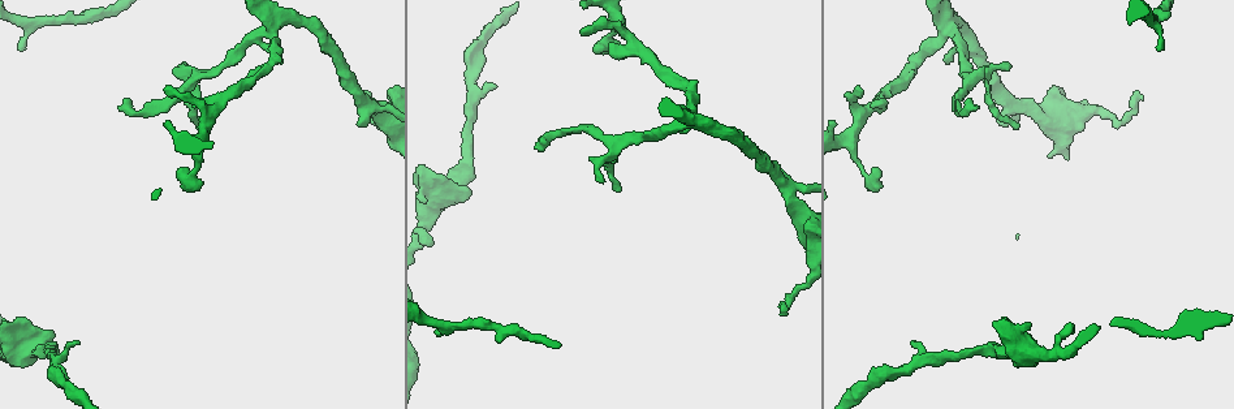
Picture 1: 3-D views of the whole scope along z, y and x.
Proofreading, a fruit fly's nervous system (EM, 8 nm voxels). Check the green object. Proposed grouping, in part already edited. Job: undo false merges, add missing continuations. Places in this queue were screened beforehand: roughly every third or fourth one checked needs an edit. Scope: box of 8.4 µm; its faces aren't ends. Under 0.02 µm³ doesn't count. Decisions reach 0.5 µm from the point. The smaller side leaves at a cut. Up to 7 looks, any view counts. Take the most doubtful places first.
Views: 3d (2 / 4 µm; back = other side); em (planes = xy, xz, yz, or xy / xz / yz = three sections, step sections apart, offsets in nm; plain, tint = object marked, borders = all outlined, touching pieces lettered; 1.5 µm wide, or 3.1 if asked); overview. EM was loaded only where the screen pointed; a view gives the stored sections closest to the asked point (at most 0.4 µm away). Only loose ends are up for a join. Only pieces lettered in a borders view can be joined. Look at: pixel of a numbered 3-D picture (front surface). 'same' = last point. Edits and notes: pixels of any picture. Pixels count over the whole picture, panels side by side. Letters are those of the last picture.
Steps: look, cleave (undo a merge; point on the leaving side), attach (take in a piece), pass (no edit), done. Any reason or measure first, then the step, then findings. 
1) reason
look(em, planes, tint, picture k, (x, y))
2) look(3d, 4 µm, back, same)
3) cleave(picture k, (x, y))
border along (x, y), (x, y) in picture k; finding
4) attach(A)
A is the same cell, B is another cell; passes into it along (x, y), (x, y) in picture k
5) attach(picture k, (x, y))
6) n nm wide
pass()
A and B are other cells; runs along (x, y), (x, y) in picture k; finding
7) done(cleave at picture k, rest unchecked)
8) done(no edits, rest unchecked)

branch stops here
look(em, xy, step 4, tint, picture 1, (495, 88))

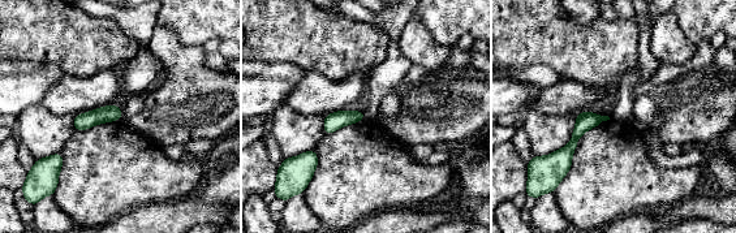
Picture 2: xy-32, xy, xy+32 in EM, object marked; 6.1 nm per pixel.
cut it another way
look(em, planes, borders, same)

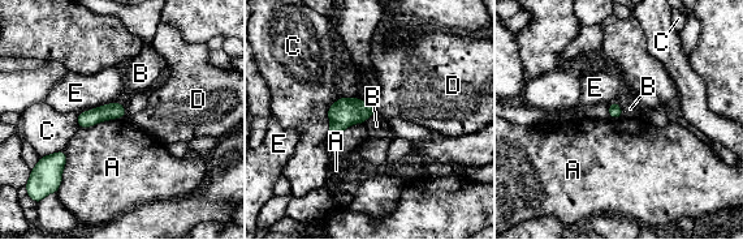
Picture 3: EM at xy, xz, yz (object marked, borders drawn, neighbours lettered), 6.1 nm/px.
pass()
A, B, C, D and E are other cells; none of them fits

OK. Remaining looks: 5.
branch stops here
look(3d, 4 µm, picture 1, (358, 123))

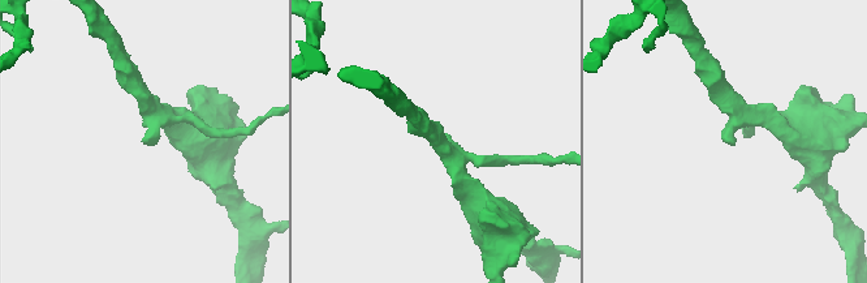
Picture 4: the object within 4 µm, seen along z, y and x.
arms of 220, 260 nm
look(em, planes, borders, picture 4, (734, 143))

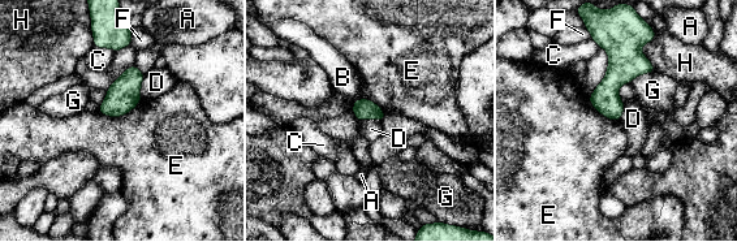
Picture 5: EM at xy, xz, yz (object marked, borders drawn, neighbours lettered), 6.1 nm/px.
130 nm wide
pass()
A, B, C, D, E, F, G and H are other cells; no lettered piece goes on from it

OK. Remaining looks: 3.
thin end
look(3d, 4 µm, picture 1, (535, 149))

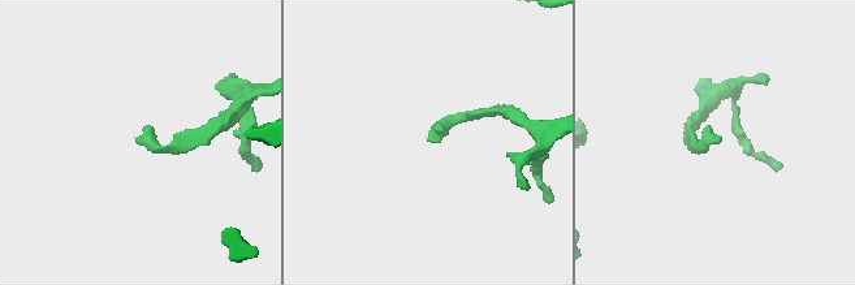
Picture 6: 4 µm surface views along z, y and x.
need the tissue
look(em, xy, step 4, borders, picture 6, (430, 140))

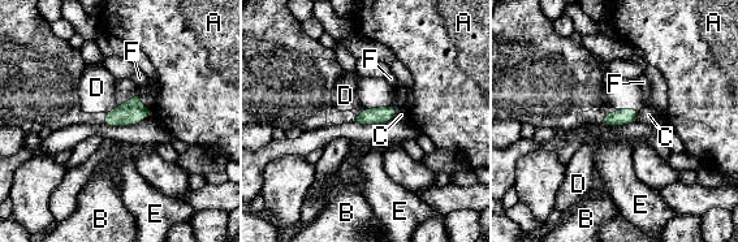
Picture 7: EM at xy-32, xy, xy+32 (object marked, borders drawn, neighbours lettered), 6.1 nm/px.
look(em, planes, borders, same)

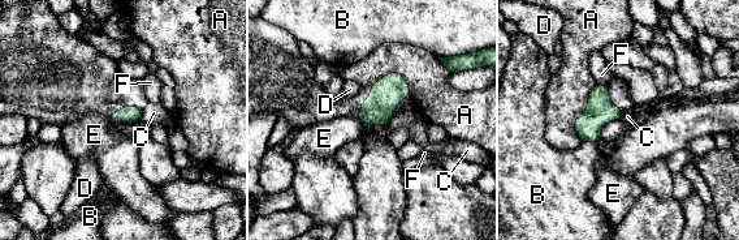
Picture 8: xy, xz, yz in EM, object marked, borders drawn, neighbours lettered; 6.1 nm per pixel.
A touches over 360 nm
pass()
A, B, C, D, E and F are other cells; no lettered piece goes on from it

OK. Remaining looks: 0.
done(no edits, rest unchecked)

